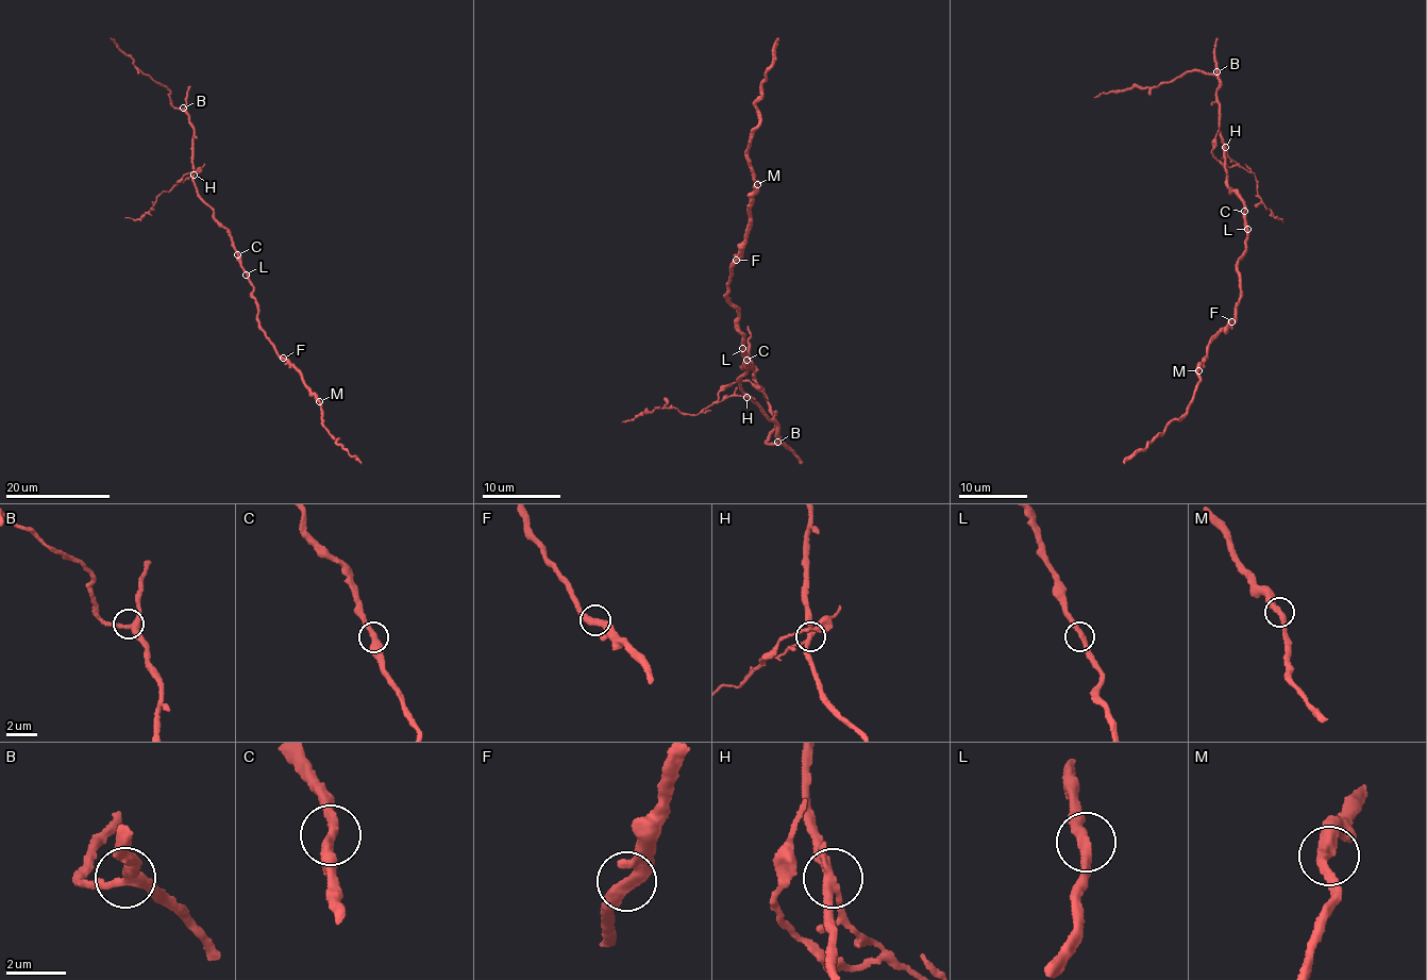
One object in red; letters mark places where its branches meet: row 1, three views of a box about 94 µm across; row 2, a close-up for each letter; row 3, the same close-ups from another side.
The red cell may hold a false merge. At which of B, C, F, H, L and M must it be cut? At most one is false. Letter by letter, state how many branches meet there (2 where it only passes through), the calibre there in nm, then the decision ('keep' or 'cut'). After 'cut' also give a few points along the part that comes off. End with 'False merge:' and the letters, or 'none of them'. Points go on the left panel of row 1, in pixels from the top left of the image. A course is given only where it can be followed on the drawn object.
B: branches 3; calibre 320 nm; keep
C: branches 2; calibre 360 nm; keep
F: branches 2; calibre 360 nm; keep
H: branches 3; calibre 280 nm; cut; course (194, 173), (168, 192), (162, 192), (140, 218), (124, 217)
L: branches 2; calibre 320 nm; keep
M: branches 2; calibre 360 nm; keep
False merge: H

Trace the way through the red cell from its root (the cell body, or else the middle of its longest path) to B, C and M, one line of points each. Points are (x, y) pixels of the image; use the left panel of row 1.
B: (247, 272), (230, 231), (216, 219), (213, 208), (198, 192), (194, 181), (194, 127), (190, 115), (183, 108)
C: (247, 272), (237, 254)
M: (247, 272), (256, 305), (258, 329), (275, 353), (294, 367), (304, 387), (319, 401)

